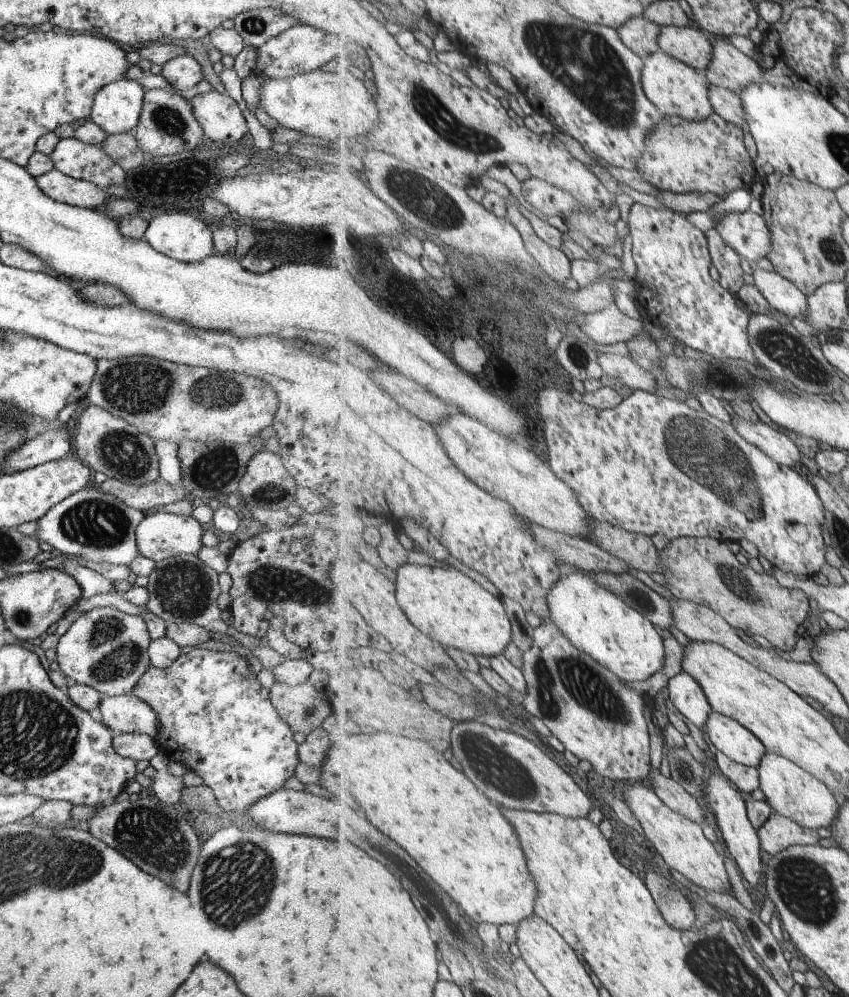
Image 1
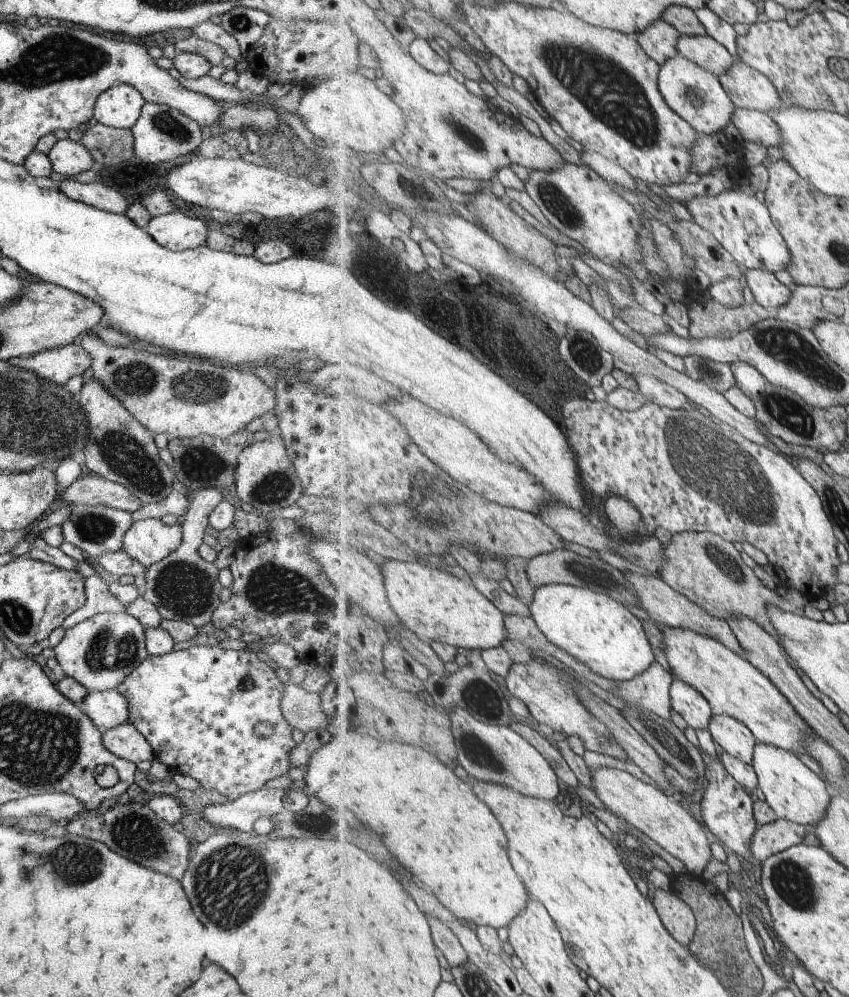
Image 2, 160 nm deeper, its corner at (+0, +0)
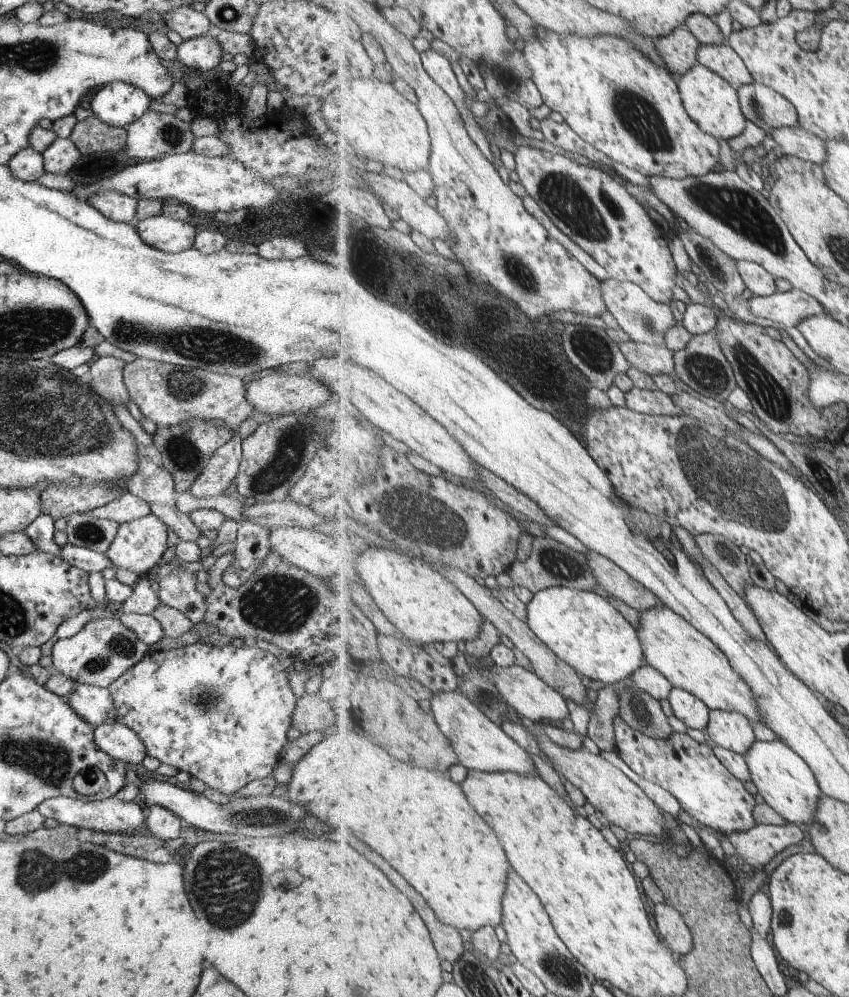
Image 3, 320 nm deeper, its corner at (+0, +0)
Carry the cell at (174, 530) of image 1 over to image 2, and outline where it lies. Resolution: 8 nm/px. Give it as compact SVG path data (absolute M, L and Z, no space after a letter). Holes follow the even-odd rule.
M159 518L133 521L121 537L121 550L147 568L164 559L180 545L179 522L166 526Z

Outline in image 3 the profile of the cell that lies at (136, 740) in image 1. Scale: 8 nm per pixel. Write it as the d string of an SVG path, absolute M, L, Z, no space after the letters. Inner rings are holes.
M117 722L99 724L93 728L92 735L99 750L102 750L109 758L130 767L139 765L146 755L144 746L137 735L127 726Z

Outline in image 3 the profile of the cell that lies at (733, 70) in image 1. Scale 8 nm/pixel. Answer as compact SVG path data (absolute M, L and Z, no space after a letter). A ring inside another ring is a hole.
M755 81L737 90L744 115L766 134L781 127L801 127L795 105L774 88Z

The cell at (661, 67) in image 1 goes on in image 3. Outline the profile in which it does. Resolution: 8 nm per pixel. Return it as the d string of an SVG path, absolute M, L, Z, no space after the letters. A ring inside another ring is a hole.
M699 64L676 80L688 113L705 132L725 140L743 134L748 118L744 115L740 94L737 88L727 82L719 73Z

